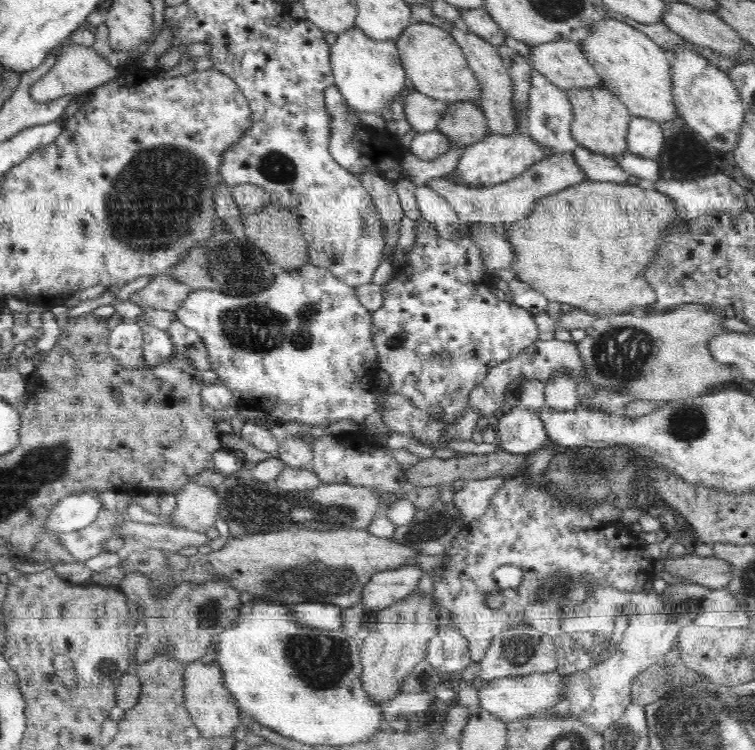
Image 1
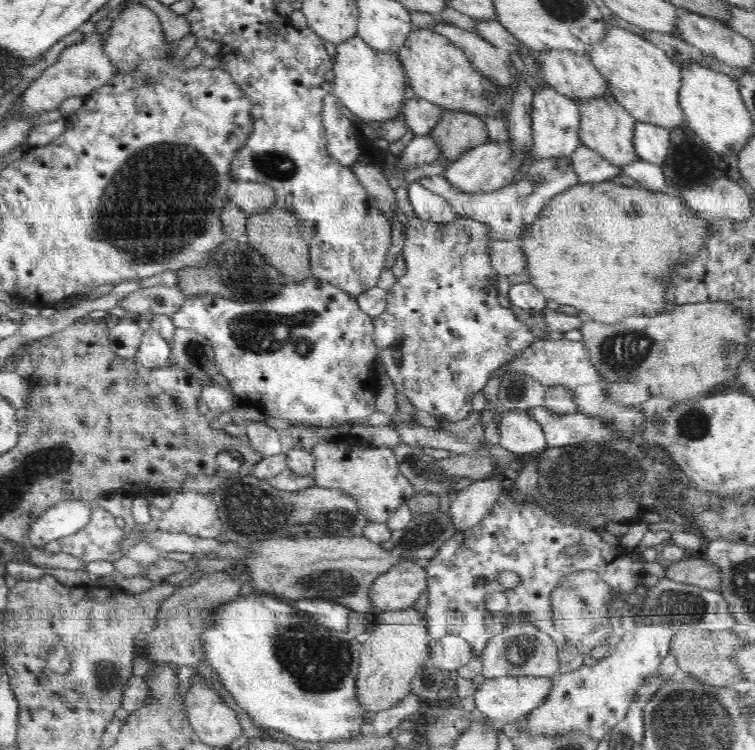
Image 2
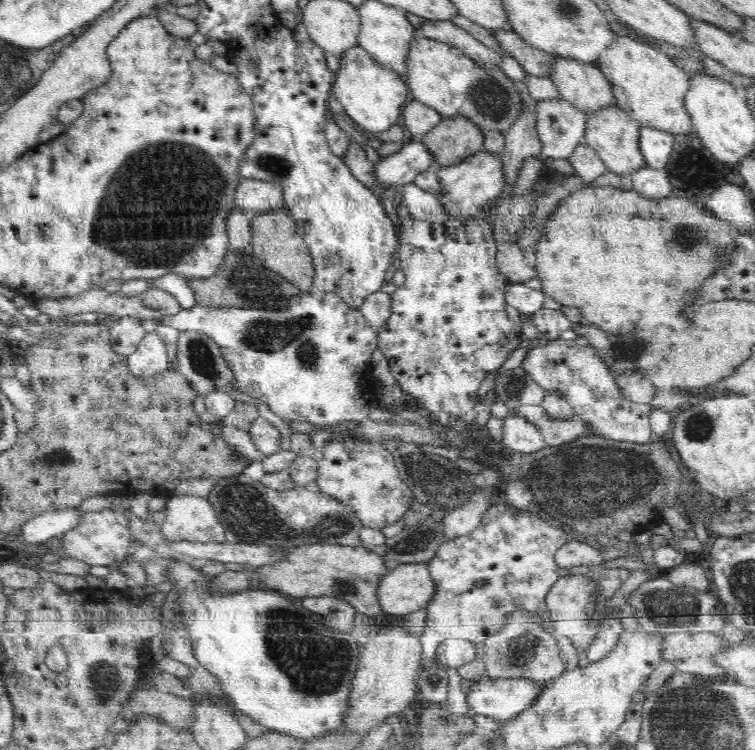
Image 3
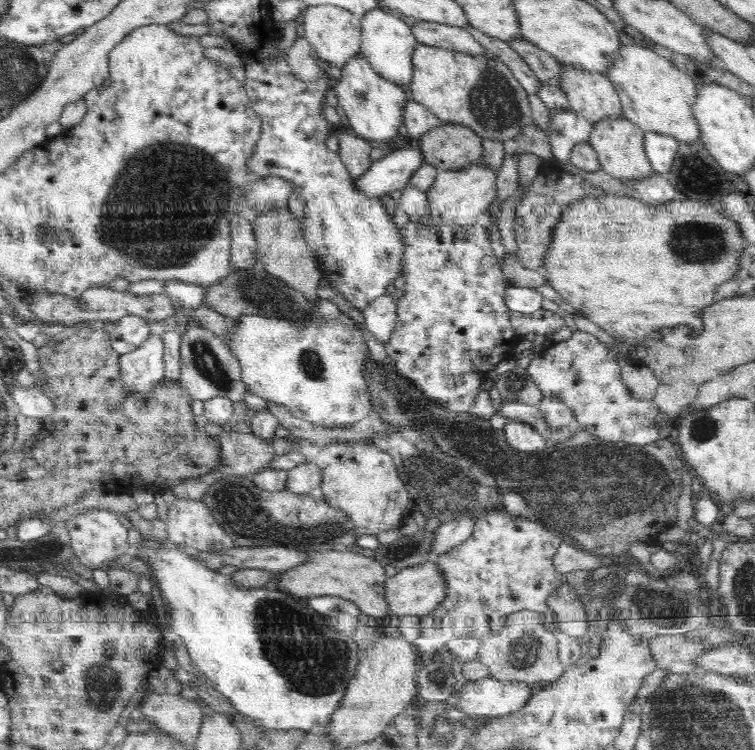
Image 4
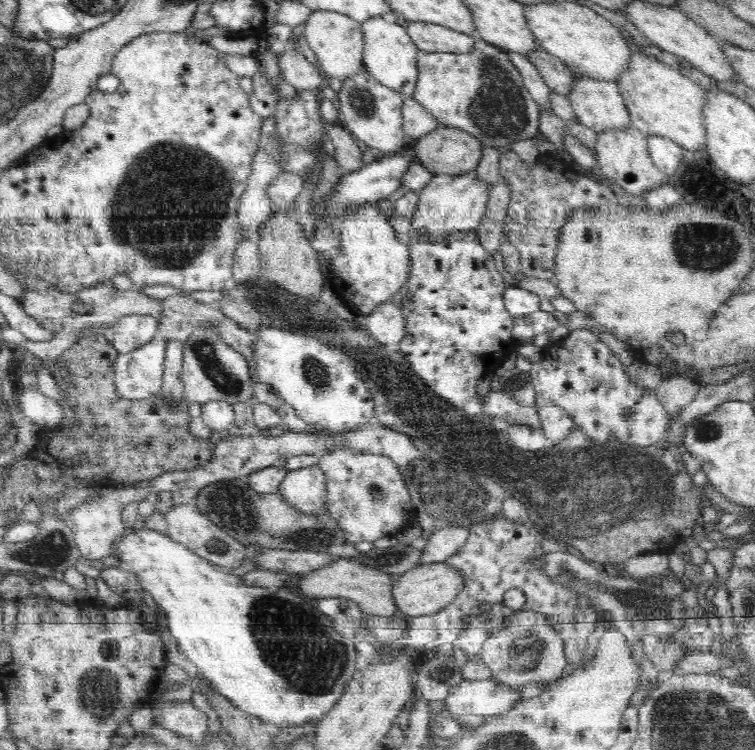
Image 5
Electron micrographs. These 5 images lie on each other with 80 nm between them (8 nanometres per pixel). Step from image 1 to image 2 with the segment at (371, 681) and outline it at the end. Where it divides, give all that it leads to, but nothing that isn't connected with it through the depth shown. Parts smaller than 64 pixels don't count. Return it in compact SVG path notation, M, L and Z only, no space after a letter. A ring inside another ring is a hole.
M380 624L378 628L374 628L374 632L378 632L378 636L382 638L368 638L361 646L359 671L356 679L355 698L359 705L370 712L373 716L380 710L392 708L396 702L400 702L402 698L406 698L410 694L410 682L420 672L422 663L428 657L430 637L428 637L428 628L426 626L404 626L404 624Z

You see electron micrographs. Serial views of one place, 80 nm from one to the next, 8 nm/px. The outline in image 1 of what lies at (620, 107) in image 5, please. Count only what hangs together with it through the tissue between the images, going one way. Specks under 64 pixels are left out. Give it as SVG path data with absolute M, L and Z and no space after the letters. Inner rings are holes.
M553 41L531 47L530 62L540 74L564 92L604 86L581 47L570 41Z

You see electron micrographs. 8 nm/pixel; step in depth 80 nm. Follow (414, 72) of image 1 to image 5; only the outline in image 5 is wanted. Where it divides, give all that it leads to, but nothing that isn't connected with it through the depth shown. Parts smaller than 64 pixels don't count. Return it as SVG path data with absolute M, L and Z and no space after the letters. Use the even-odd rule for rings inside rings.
M478 39L476 48L468 53L420 51L416 64L419 76L412 98L430 112L442 127L460 128L475 136L482 147L497 148L500 152L505 152L504 148L521 140L534 139L540 133L540 107L523 84L520 71L500 48Z

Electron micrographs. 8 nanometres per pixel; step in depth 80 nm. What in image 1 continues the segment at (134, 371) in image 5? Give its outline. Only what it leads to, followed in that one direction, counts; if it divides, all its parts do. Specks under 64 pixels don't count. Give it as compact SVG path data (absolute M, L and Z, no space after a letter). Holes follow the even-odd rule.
M149 324L142 327L142 330L142 358L146 367L153 368L168 363L174 356L173 342L169 333Z

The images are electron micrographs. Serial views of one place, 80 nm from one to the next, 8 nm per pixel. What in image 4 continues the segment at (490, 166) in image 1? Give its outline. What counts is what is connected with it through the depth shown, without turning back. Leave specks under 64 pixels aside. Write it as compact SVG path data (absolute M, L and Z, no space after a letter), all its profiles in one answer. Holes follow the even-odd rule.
M472 165L459 170L439 171L432 186L425 191L427 211L419 222L429 224L476 224L483 221L496 196L497 173L485 165Z

